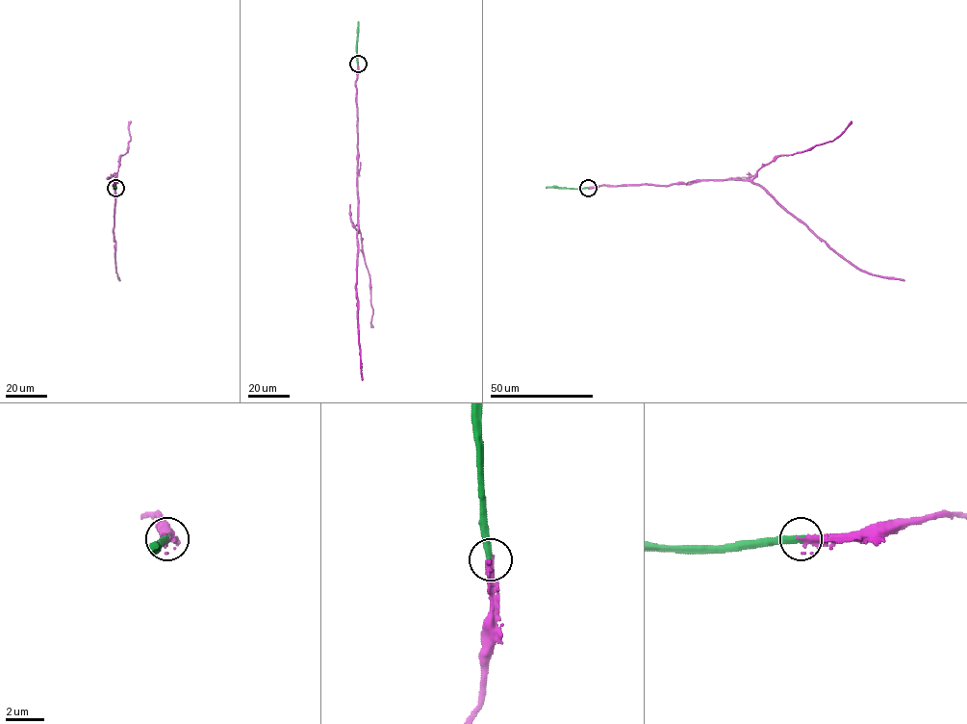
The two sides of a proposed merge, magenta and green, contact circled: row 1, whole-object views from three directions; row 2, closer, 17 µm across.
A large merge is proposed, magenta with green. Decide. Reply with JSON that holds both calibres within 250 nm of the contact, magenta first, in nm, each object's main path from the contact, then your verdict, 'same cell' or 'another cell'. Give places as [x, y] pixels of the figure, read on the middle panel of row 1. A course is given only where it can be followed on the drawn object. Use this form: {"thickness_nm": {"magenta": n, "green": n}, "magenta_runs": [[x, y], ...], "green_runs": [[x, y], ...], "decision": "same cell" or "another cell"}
{"thickness_nm": {"magenta": 360, "green": 360}, "magenta_runs": [[358, 64], [355, 82], [358, 227], [356, 297], [362, 380]], "green_runs": [[358, 64], [358, 21]], "decision": "same cell"}

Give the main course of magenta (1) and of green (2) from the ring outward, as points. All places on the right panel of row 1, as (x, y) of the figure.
1: (588, 187), (751, 180), (856, 267), (872, 274), (904, 281)
2: (588, 187), (546, 187)

